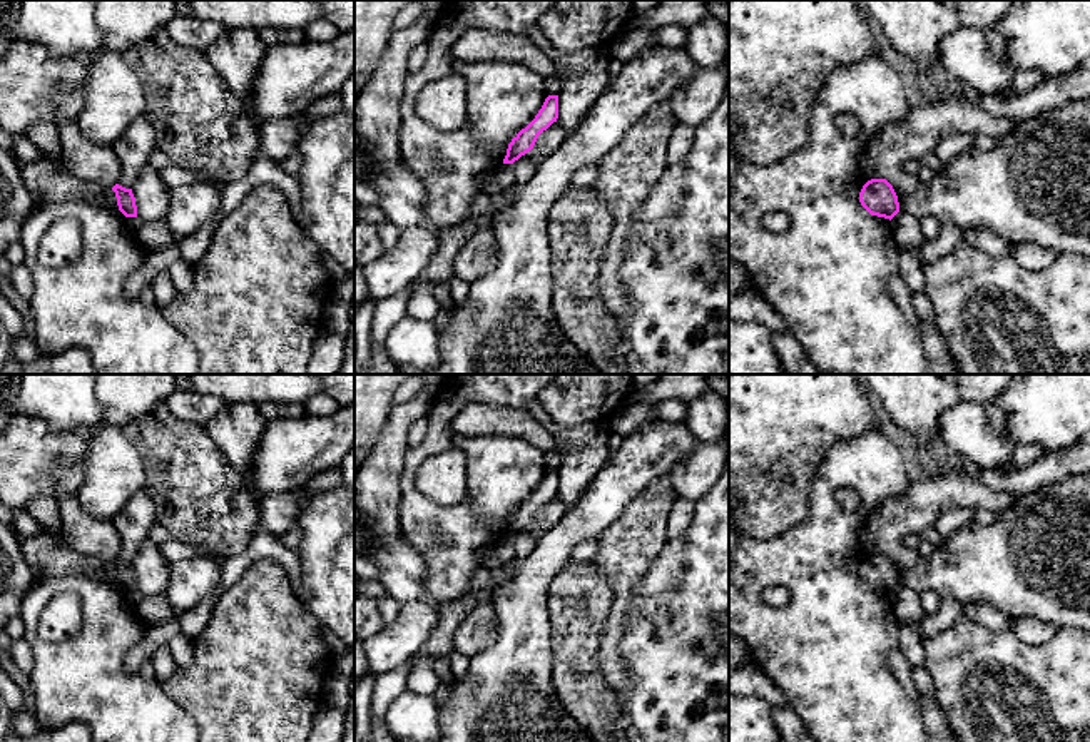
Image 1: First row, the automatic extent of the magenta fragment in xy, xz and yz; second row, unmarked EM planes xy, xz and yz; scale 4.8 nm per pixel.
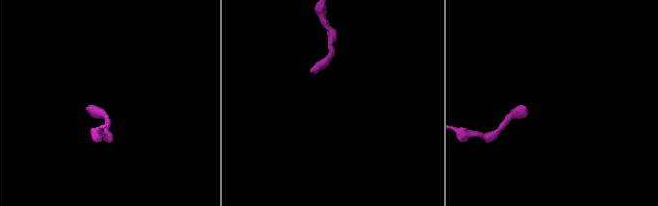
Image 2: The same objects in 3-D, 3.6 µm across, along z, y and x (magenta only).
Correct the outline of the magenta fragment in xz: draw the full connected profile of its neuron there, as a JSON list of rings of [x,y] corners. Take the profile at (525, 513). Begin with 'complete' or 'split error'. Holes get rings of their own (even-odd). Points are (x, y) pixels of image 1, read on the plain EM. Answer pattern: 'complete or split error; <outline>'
complete; [[[548,470],[535,493],[522,503],[508,518],[503,538],[513,538],[530,526],[538,510],[558,493],[558,470]]]

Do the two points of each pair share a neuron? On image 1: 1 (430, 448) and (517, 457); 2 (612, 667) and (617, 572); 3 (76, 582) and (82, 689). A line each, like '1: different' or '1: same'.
1: same
2: same
3: same

